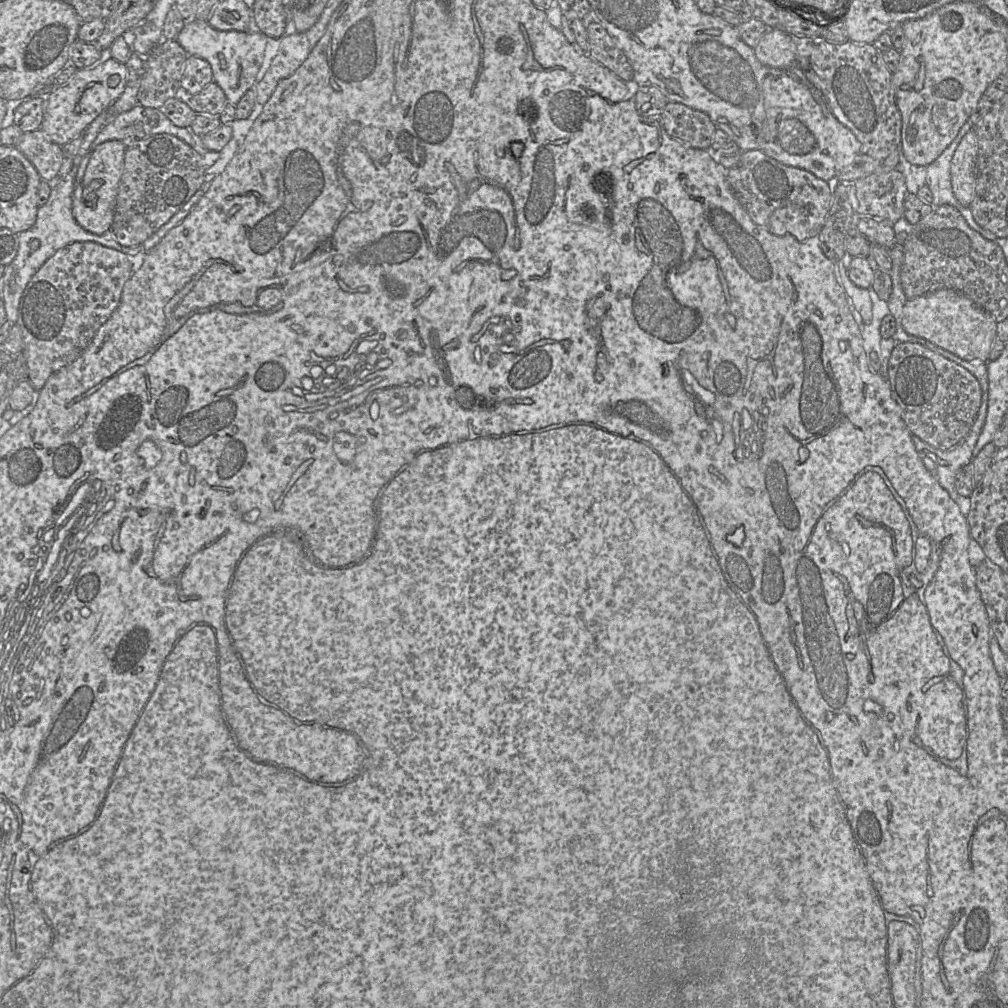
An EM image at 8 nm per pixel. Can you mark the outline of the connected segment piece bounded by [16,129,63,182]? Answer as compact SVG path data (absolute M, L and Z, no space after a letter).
M41 129L23 133L16 148L32 163L43 181L49 182L57 176L63 163L62 147L51 141Z

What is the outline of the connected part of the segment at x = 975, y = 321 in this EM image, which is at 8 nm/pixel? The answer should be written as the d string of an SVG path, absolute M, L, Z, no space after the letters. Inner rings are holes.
M939 289L924 296L907 299L901 317L905 331L967 361L988 362L997 337L997 322L970 298L953 289Z

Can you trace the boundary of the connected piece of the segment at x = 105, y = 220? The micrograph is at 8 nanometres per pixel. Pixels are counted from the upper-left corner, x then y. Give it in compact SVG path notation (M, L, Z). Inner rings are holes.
M111 140L100 144L92 153L82 180L75 187L73 216L76 222L90 233L101 235L110 231L126 148L120 140Z

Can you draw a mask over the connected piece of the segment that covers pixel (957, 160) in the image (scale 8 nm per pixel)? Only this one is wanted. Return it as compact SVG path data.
M969 131L955 149L950 166L953 193L957 201L966 207L974 198L977 155L977 137Z

